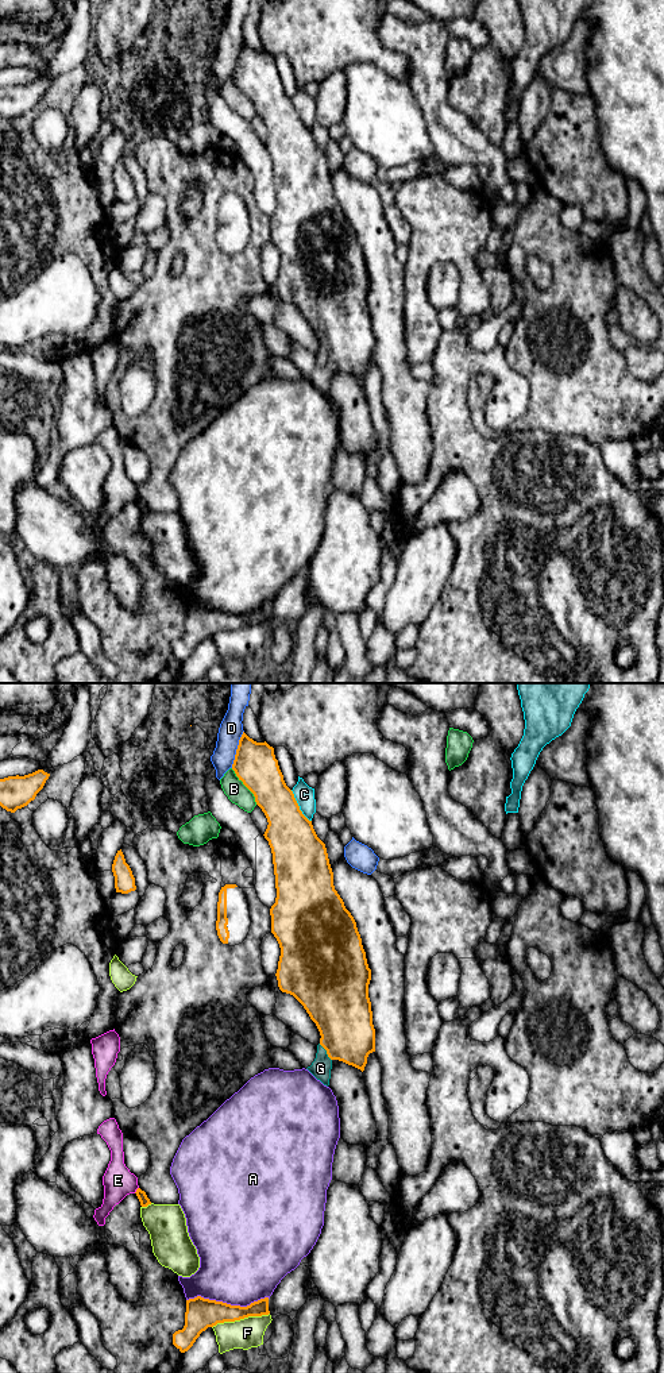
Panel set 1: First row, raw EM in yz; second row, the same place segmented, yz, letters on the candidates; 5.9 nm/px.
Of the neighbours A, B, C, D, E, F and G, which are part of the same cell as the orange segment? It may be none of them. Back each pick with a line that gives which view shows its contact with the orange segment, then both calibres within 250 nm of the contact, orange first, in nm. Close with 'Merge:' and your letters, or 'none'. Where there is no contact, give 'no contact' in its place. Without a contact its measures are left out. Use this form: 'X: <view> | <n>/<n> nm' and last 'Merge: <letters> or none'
G: yz | 340/120 nm
Merge: G

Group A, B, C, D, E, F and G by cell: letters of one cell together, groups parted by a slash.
A / B / C / D / E / F / G

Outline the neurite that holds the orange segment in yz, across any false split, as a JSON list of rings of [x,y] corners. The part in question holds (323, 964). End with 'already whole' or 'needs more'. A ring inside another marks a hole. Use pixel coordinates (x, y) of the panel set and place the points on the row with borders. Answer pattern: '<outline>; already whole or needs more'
[[[243,732],[232,770],[254,794],[269,822],[263,836],[271,848],[277,888],[275,903],[270,909],[271,933],[281,948],[275,976],[279,990],[304,1006],[320,1031],[316,1058],[306,1069],[328,1087],[333,1060],[363,1072],[368,1054],[375,1052],[368,998],[371,969],[356,922],[335,890],[325,844],[286,786],[274,748],[266,741],[254,741]]]; needs more

